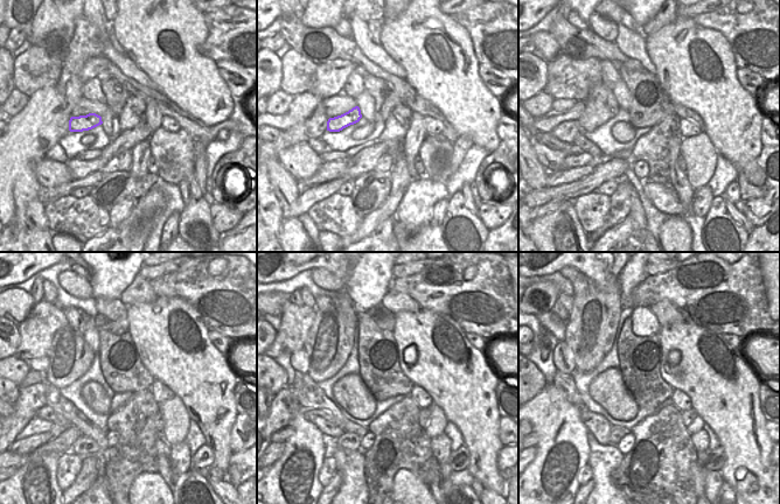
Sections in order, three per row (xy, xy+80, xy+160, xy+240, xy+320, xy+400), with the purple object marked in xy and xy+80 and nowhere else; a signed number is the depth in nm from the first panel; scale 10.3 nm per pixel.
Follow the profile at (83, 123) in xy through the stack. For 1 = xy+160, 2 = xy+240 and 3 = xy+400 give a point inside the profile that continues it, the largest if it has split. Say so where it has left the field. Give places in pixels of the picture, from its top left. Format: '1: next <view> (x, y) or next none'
1: next xy+160 (601, 105)
2: next xy+240 (65, 363)
3: next xy+400 (583, 334)

